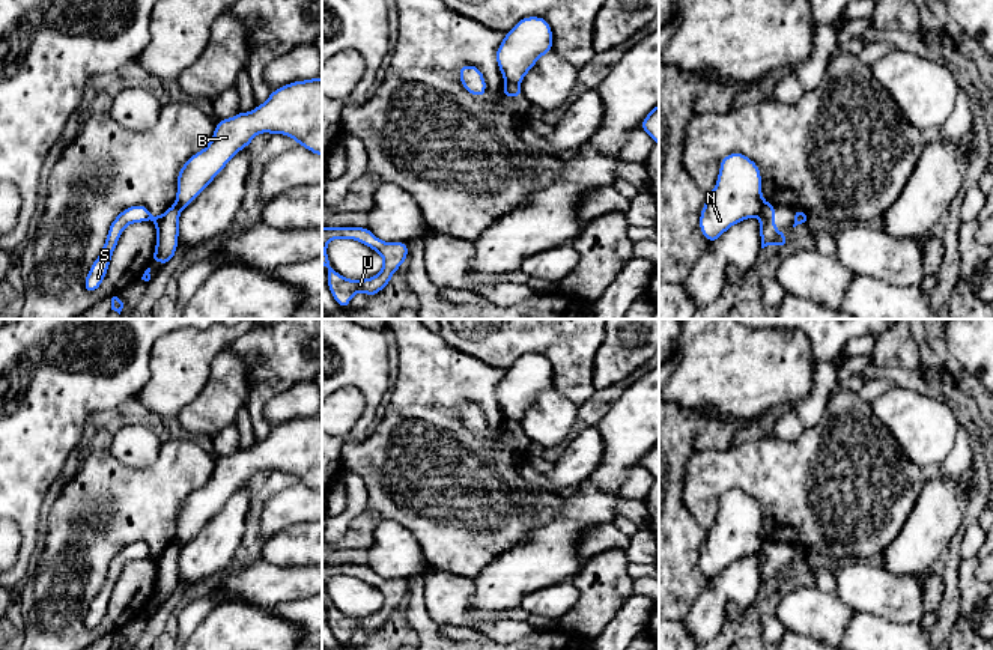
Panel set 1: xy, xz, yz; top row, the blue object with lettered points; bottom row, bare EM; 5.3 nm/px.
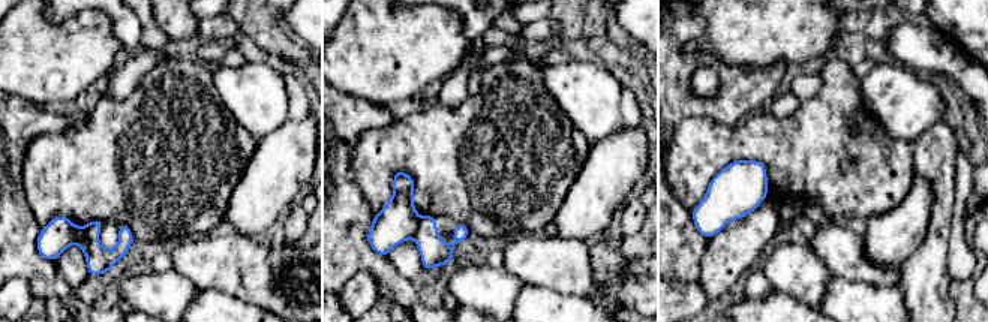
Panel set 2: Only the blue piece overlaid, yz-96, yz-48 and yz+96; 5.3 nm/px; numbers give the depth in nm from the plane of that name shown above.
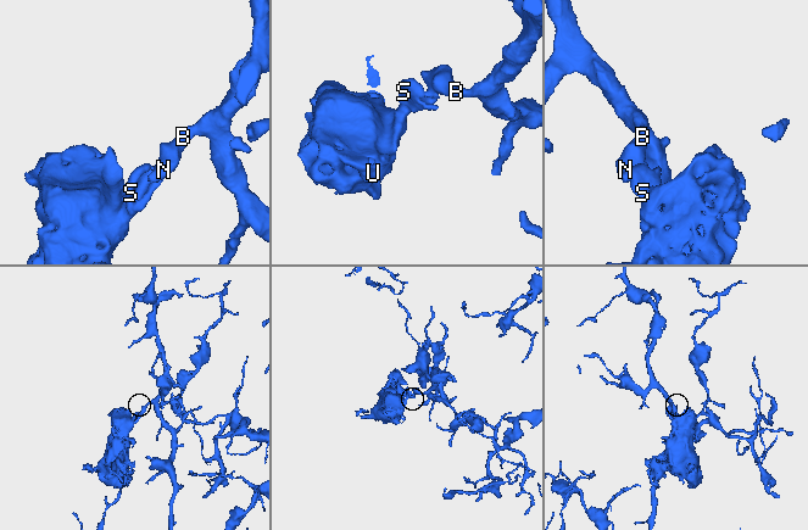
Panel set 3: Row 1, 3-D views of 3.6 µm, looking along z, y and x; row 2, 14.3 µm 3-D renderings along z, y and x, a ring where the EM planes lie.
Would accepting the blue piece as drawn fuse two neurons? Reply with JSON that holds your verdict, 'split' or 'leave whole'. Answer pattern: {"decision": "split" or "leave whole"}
{"decision": "split"}

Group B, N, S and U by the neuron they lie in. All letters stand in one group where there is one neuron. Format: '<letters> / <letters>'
B N / S U

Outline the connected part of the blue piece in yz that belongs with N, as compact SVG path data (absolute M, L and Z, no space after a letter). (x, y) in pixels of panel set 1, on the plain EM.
M730 491L721 497L716 522L700 552L700 567L715 579L733 561L758 552L763 542L758 503L743 491Z

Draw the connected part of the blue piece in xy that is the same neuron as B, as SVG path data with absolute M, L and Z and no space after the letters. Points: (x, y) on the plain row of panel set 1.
M322 415L289 420L271 429L253 448L220 456L208 483L179 507L173 543L184 548L262 469L289 472L322 494Z

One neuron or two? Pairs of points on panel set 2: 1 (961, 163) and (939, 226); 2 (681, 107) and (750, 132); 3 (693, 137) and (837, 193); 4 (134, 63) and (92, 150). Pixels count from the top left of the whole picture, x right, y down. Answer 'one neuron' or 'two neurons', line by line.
1: two neurons
2: two neurons
3: one neuron
4: two neurons

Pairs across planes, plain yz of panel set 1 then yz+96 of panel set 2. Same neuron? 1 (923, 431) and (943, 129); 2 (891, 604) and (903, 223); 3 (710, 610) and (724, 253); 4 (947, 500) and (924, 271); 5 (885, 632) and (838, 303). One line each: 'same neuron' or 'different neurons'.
1: different neurons
2: different neurons
3: same neuron
4: different neurons
5: same neuron

